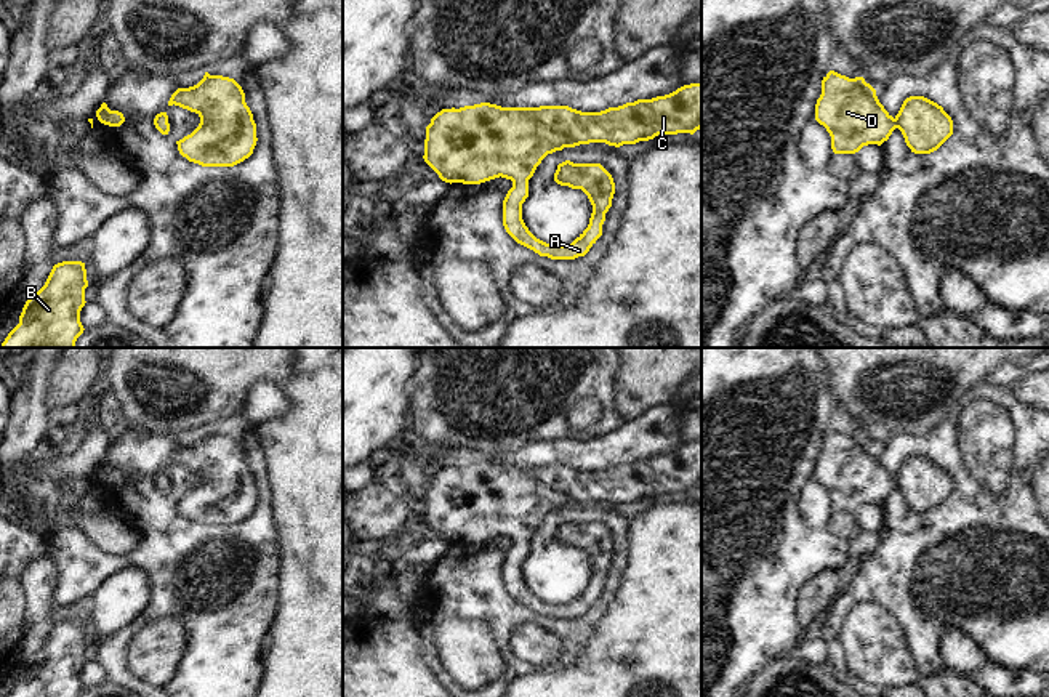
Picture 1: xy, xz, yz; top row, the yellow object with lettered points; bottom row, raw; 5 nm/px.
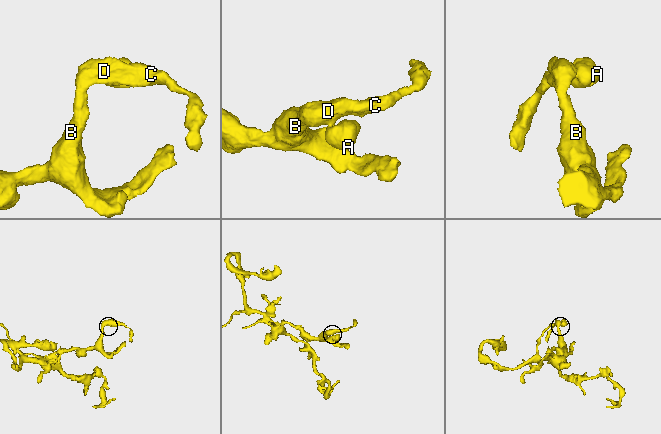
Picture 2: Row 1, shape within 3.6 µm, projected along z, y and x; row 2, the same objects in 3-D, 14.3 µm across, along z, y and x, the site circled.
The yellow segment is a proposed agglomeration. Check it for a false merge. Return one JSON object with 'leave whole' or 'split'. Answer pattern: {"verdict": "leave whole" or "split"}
{"verdict": "leave whole"}

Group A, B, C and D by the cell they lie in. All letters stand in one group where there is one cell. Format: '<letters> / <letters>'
A B C D

